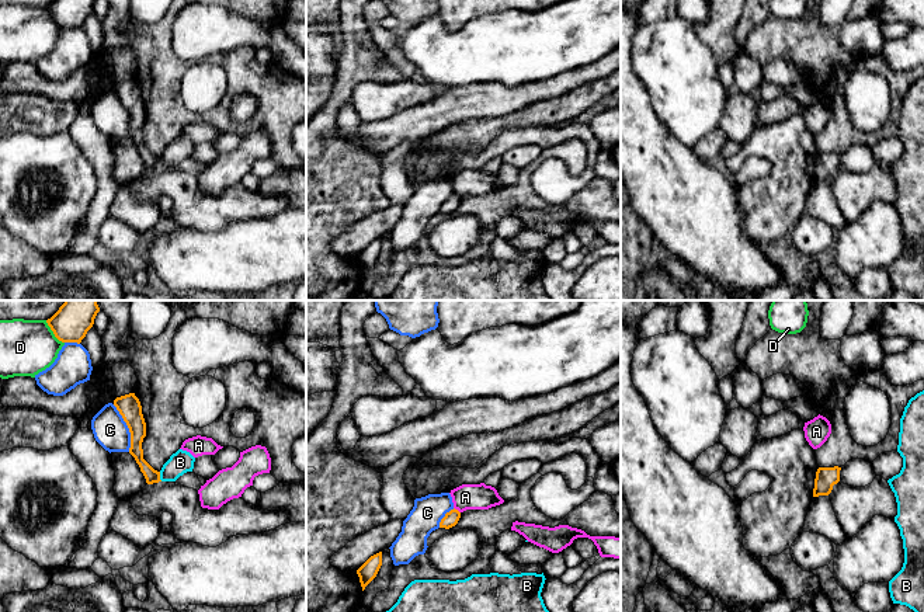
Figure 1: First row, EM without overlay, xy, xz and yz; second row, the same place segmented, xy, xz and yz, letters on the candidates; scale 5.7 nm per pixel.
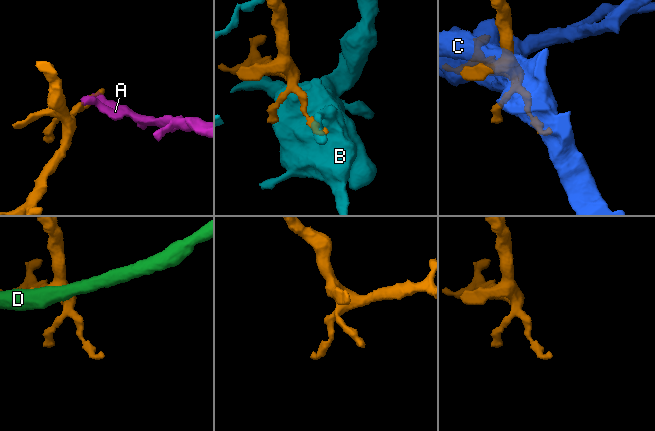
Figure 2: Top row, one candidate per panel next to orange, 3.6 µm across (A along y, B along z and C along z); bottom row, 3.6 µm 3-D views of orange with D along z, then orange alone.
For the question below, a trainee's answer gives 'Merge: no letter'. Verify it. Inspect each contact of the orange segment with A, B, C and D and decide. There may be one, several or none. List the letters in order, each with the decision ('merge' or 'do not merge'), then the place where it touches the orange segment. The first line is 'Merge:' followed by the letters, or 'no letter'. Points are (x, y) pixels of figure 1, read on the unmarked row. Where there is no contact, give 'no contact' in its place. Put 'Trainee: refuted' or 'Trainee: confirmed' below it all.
Merge: no letter
A: do not merge; contact xz (457, 195)
B: do not merge; contact xy (159, 162)
C: do not merge; contact xy (128, 112)
D: do not merge; contact xy (54, 18)
Trainee: confirmed

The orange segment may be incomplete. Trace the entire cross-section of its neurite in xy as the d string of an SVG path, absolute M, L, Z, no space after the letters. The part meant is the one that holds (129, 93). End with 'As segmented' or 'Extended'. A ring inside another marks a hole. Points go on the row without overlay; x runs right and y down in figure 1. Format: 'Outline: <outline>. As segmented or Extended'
Outline: M129 79L114 86L114 91L122 101L131 118L131 133L129 139L135 143L136 149L143 159L146 168L159 168L160 157L154 156L145 145L142 128L146 122L146 108L142 100L142 91L135 79Z. As segmented

